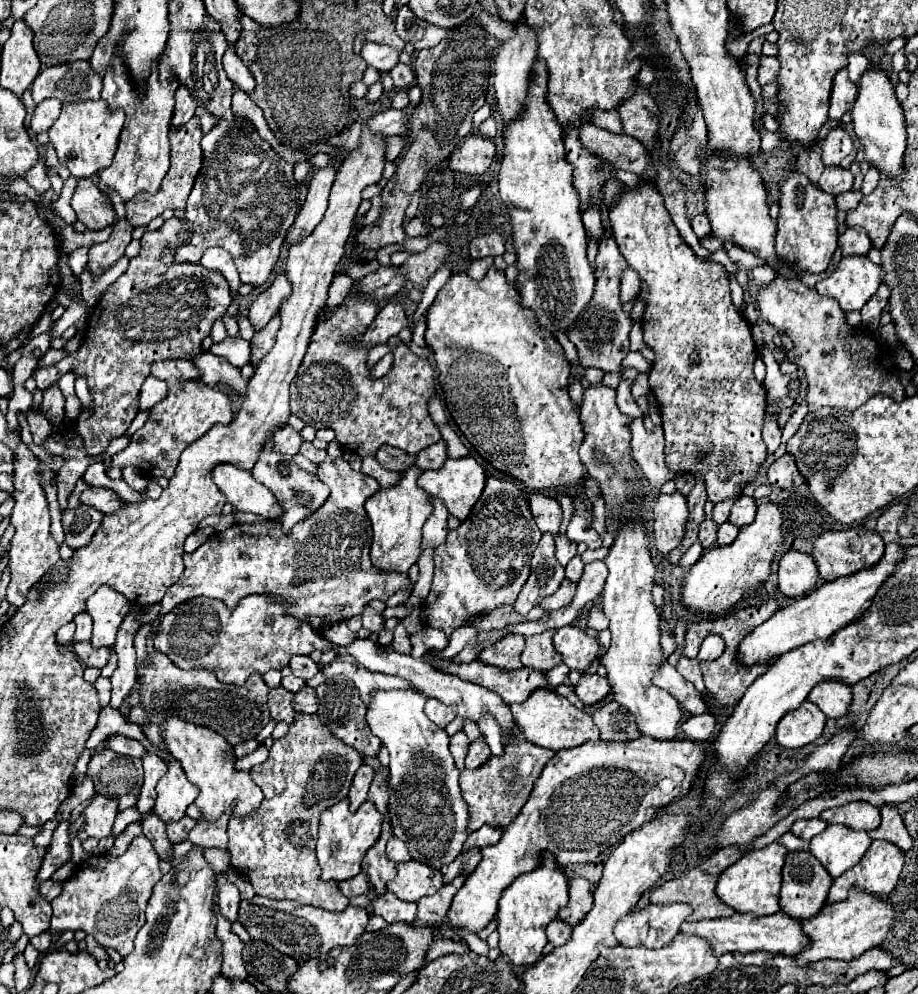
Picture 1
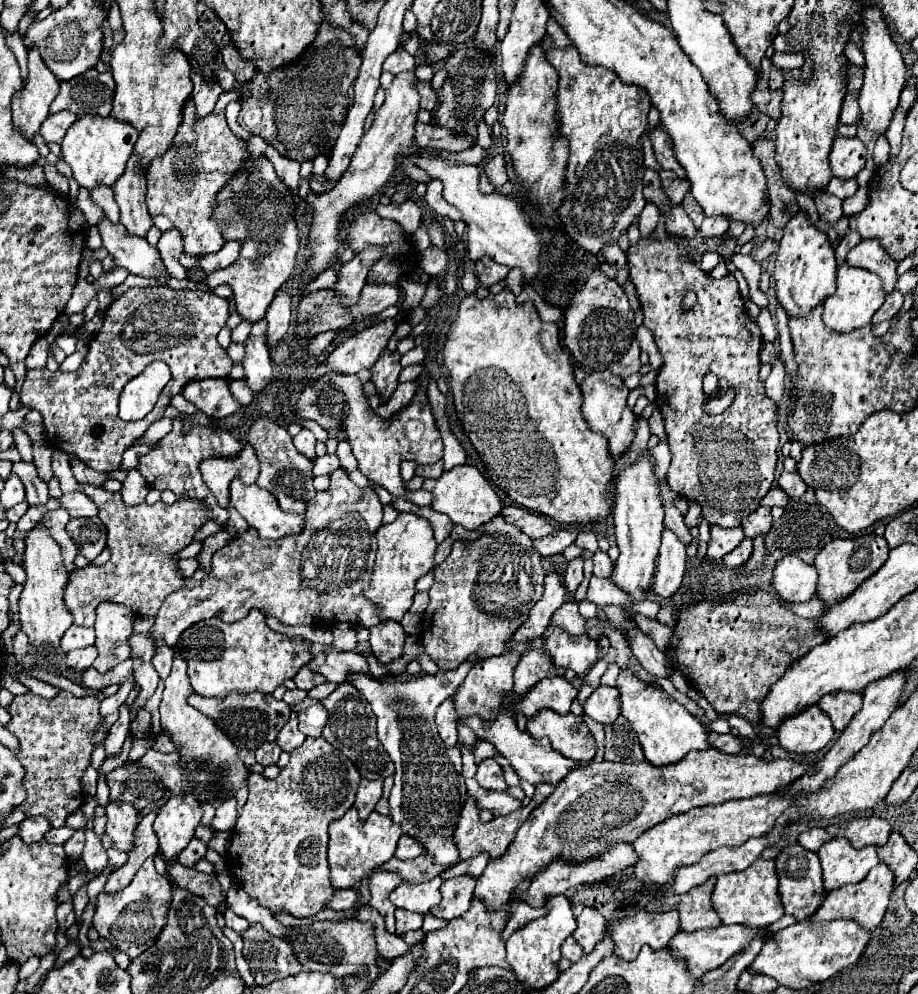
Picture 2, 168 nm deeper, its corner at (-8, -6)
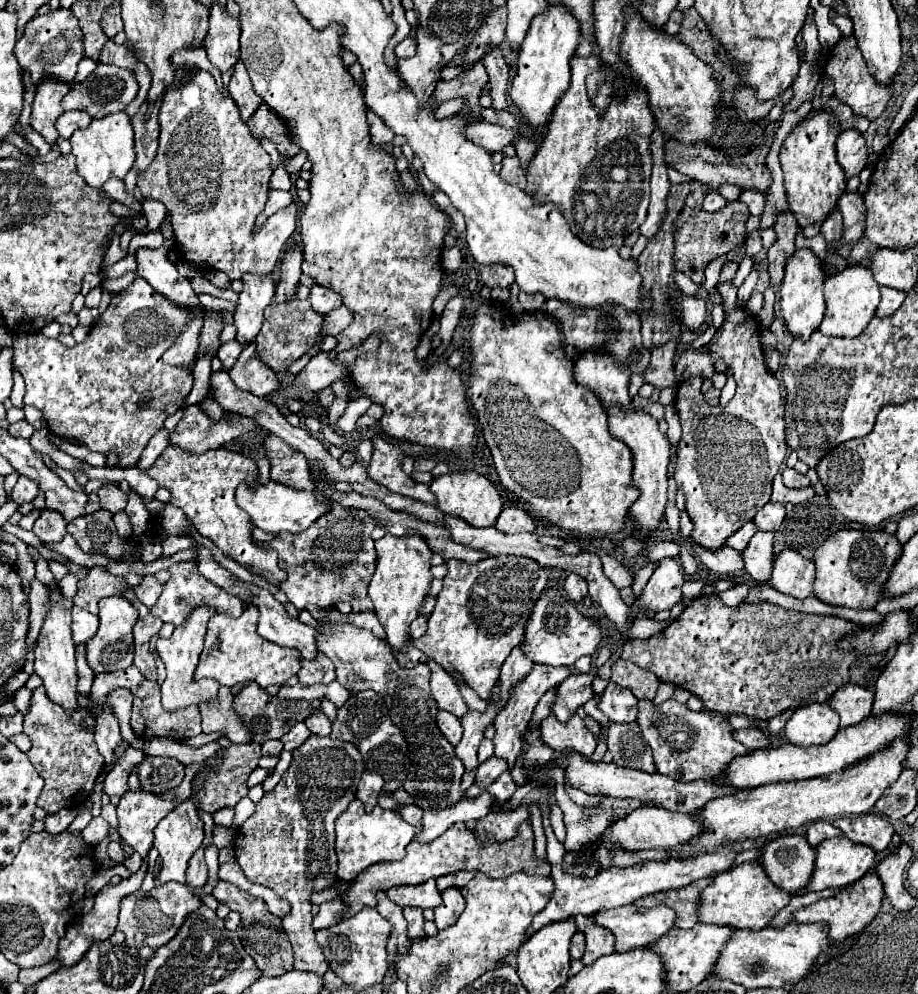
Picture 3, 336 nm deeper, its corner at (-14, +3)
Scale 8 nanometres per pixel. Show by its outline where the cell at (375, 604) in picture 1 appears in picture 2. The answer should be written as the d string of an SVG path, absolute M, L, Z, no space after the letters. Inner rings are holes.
M383 622L371 628L371 650L381 664L389 664L403 656L405 632L399 622Z

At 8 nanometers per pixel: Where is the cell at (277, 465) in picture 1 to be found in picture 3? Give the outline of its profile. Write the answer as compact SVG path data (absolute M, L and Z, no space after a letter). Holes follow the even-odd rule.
M269 433L263 439L263 447L265 447L265 457L269 457L269 463L271 463L273 481L283 483L291 489L303 489L303 491L315 489L311 465L303 453L299 453L297 449L291 449L275 433Z

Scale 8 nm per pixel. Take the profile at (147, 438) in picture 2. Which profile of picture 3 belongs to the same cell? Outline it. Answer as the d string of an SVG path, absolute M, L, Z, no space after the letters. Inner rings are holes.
M204 355L196 360L193 368L194 384L192 391L187 396L182 409L198 404L206 395L210 386L211 357Z

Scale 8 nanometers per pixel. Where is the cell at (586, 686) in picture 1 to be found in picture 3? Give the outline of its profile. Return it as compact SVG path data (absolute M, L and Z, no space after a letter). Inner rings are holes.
M617 683L607 685L597 707L607 715L609 721L631 723L637 719L637 697Z

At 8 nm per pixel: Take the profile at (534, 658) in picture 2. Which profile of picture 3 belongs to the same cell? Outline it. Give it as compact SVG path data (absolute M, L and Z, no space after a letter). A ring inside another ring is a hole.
M535 663L533 669L531 669L531 673L529 673L525 679L521 679L519 683L515 683L515 685L511 687L511 691L509 691L509 701L507 701L507 705L499 711L499 715L495 717L495 723L493 723L493 727L497 729L497 735L495 735L495 739L493 739L493 743L495 743L495 755L507 759L509 767L513 767L513 763L515 763L519 751L521 751L521 737L523 737L523 733L527 731L527 723L529 723L529 719L531 719L531 713L533 713L537 701L539 701L549 689L557 687L559 681L563 681L569 673L571 673L569 667L551 667L551 665L539 665L539 663Z

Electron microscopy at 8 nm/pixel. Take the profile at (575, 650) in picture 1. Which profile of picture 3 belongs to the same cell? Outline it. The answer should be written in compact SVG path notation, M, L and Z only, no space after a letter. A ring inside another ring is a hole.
M547 587L547 593L539 597L535 603L535 609L531 613L531 621L527 621L525 629L525 645L527 645L527 657L531 657L533 663L543 663L551 667L561 665L573 665L583 655L593 655L601 641L601 629L599 625L583 617L577 611L577 605L567 597L563 589Z

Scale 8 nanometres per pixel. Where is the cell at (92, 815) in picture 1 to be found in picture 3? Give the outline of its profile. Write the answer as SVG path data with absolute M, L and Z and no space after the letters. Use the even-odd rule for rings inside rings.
M127 791L117 805L119 835L145 857L153 845L153 829L173 807L175 801L165 801L149 791Z

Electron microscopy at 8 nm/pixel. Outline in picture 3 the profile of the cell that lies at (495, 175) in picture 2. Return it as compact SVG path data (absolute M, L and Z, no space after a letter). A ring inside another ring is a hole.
M517 155L513 157L504 157L501 162L501 179L520 189L524 189L527 183L526 173L520 168L520 161Z

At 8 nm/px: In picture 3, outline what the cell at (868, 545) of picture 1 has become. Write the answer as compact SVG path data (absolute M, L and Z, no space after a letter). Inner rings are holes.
M843 529L831 535L817 551L815 565L817 577L813 593L817 599L829 605L841 605L851 609L873 609L881 599L881 587L887 581L893 563L901 555L901 543L895 535L881 529Z

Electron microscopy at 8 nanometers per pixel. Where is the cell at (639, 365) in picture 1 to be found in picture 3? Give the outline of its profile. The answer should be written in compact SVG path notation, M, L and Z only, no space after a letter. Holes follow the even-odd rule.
M675 341L660 347L653 347L651 351L651 365L647 368L644 377L645 383L651 383L658 389L675 387L677 385L673 367L675 351L677 351L677 343Z

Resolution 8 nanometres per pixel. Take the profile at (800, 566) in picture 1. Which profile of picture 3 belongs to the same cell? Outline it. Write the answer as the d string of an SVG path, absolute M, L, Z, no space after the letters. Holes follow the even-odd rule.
M785 549L781 555L777 555L771 573L773 589L797 599L807 599L813 595L813 581L815 563L811 559L805 559L793 549Z

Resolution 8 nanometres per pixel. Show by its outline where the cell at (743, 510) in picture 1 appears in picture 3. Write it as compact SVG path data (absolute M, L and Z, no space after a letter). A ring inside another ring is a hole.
M769 501L765 507L761 507L757 511L753 523L761 531L775 531L775 529L779 529L783 517L785 517L785 507L781 503L771 503Z

